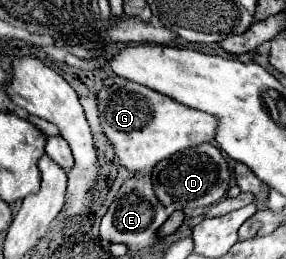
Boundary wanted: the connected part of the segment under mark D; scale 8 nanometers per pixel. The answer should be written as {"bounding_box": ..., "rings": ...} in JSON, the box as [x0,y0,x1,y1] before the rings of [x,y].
{"bounding_box":[152,145,230,213],"rings":[[[198,145],[186,151],[180,151],[170,159],[160,161],[152,171],[152,185],[154,185],[156,197],[168,209],[168,213],[210,207],[226,195],[230,187],[230,167],[218,147]]]}

